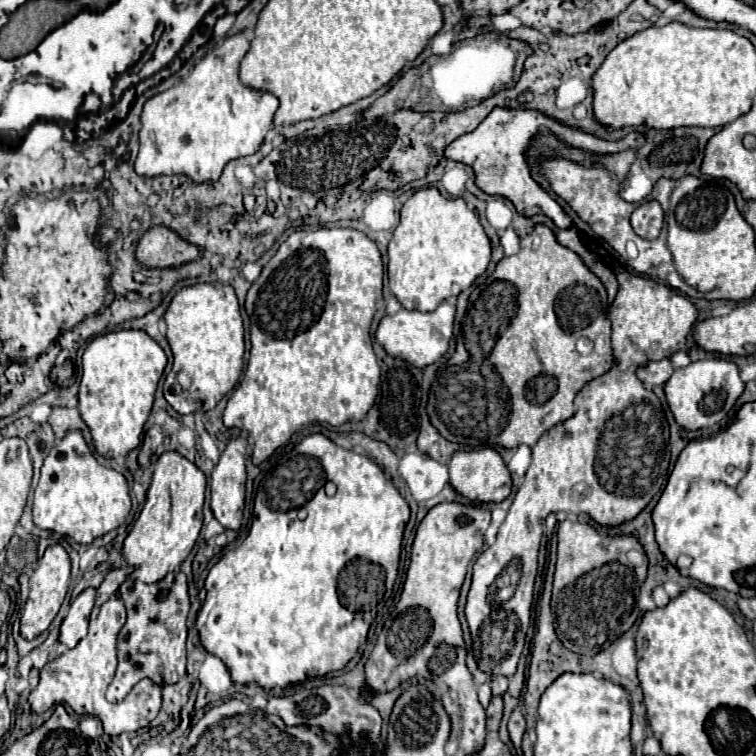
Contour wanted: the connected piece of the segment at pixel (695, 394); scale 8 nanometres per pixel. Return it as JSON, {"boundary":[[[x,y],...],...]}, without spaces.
{"boundary":[[[709,358],[691,362],[685,368],[677,368],[665,384],[665,398],[679,426],[683,426],[685,430],[699,430],[723,420],[735,406],[743,388],[745,384],[741,382],[739,370],[731,360]]]}

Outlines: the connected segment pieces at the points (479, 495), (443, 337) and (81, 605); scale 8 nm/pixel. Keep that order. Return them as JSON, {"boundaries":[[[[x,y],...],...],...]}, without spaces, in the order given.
{"boundaries":[[[[483,448],[477,452],[455,452],[449,460],[449,484],[457,494],[471,502],[489,504],[489,502],[501,502],[511,492],[511,474],[503,462],[503,458],[493,448]]],[[[455,298],[441,302],[439,308],[433,312],[417,312],[417,310],[409,312],[401,308],[398,312],[381,318],[375,332],[375,340],[385,348],[389,356],[413,362],[413,366],[421,368],[433,364],[447,352],[453,334],[453,318],[455,318]]],[[[87,588],[71,602],[71,608],[61,624],[59,644],[67,648],[75,648],[79,640],[87,636],[87,622],[89,622],[89,614],[93,610],[93,598],[95,598],[93,594],[95,590]]]]}

